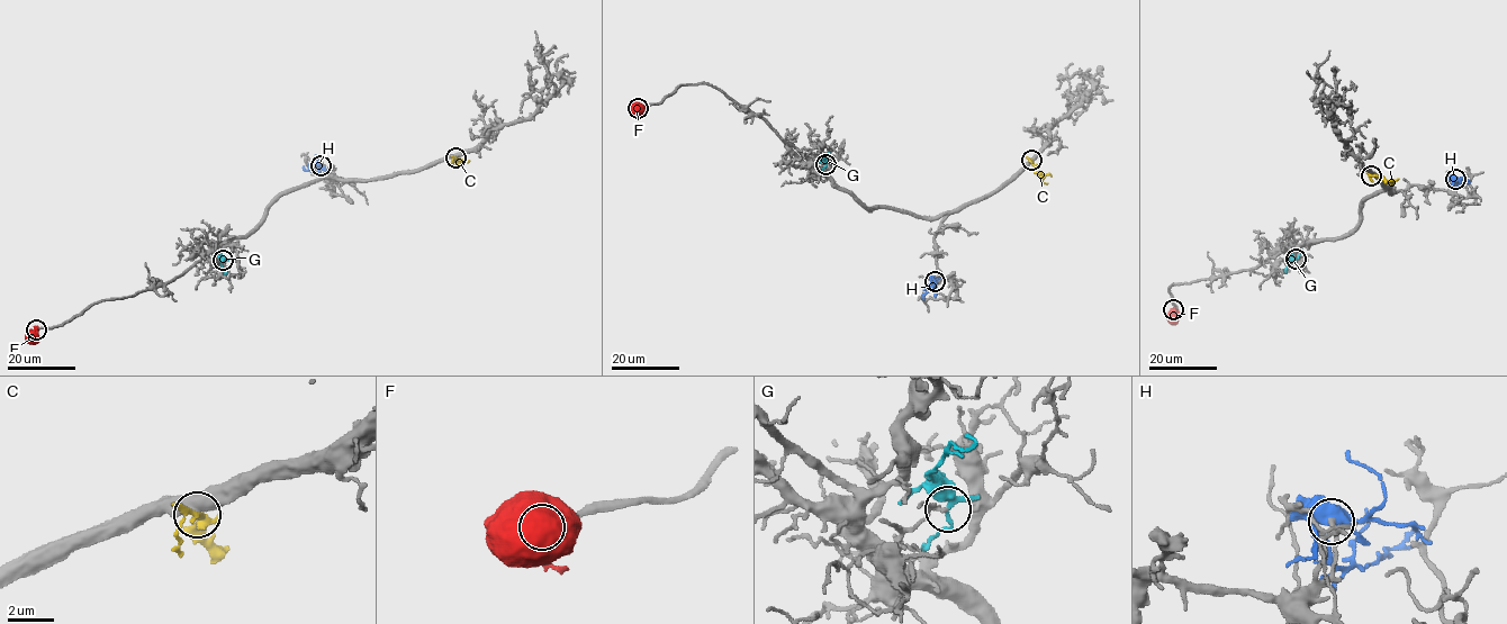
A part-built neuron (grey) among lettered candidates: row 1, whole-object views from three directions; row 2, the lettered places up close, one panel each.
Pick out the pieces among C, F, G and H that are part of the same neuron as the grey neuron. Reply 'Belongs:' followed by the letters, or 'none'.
Belongs: none

